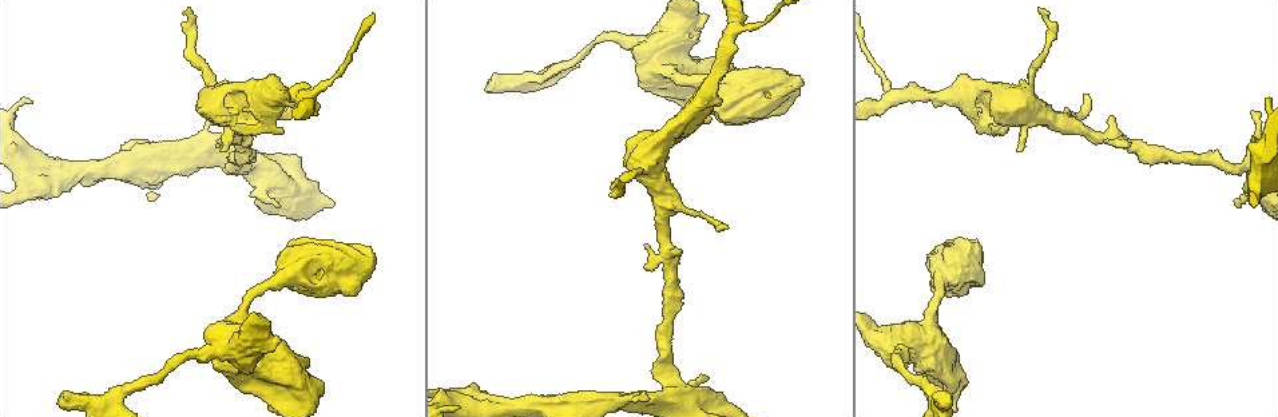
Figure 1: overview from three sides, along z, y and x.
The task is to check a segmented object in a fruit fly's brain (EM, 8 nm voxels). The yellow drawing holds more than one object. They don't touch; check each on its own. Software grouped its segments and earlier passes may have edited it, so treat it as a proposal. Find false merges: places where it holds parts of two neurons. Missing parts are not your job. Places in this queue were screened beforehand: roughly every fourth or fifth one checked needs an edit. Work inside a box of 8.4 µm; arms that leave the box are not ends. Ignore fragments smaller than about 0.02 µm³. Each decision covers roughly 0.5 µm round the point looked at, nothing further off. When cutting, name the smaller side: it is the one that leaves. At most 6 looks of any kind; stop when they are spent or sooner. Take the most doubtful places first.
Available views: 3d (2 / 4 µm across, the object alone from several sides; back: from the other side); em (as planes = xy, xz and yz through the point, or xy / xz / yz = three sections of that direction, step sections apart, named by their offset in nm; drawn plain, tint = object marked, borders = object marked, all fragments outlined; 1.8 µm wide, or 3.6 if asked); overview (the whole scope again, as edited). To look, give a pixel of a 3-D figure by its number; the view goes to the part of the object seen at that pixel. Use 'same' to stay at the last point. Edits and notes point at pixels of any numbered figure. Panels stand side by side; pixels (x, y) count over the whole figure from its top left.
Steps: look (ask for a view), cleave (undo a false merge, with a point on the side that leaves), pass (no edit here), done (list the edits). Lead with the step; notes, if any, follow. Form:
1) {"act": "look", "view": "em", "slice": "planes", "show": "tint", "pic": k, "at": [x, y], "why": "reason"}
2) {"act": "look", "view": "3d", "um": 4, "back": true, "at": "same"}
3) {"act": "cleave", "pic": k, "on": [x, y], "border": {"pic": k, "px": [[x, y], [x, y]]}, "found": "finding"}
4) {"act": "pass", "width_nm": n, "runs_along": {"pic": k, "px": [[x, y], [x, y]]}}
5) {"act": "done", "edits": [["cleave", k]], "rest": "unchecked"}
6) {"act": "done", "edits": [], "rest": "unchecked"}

{"act": "look", "view": "em", "um": 3.6, "slice": "planes", "show": "tint", "pic": 1, "at": [666, 398], "why": "four-way junction"}

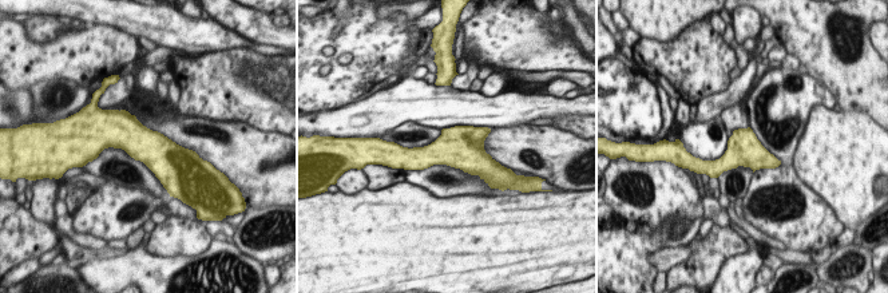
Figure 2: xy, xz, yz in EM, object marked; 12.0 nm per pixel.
{"act": "pass", "found": "one neuron here"}

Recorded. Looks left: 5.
{"act": "look", "view": "3d", "um": 4, "pic": 1, "at": [655, 149], "why": "calibre changes"}

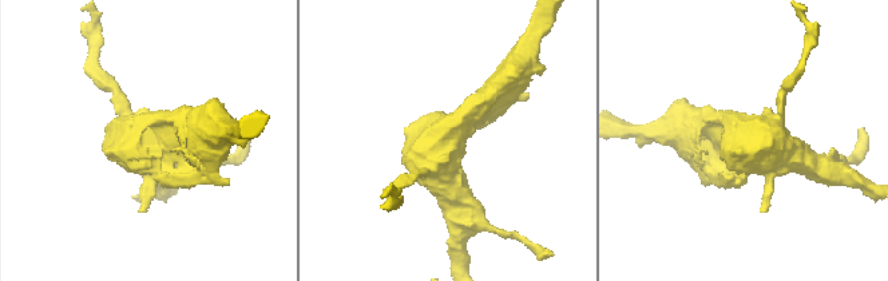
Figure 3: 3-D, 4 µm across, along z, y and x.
{"act": "look", "view": "em", "um": 3.6, "slice": "xz", "step": 8, "show": "tint", "pic": 3, "at": [753, 129], "why": "shape alone is not enough"}

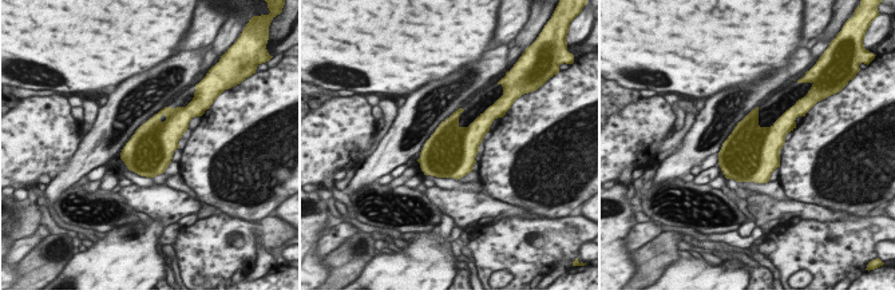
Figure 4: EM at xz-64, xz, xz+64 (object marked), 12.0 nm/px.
{"act": "look", "view": "em", "um": 3.6, "slice": "planes", "show": "tint", "at": "same"}

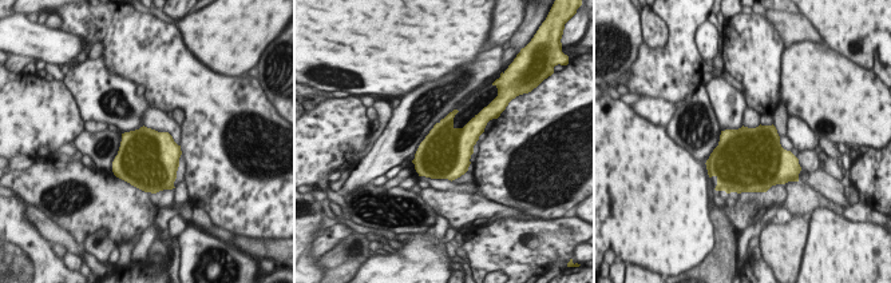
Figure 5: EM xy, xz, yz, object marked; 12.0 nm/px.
{"act": "pass", "found": "all the same neuron"}

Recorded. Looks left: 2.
{"act": "look", "view": "3d", "um": 4, "pic": 1, "at": [276, 282]}

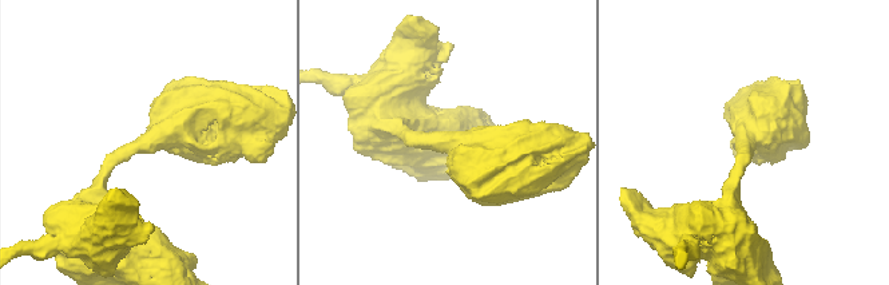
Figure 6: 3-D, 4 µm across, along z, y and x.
{"act": "look", "view": "em", "um": 3.6, "slice": "xy", "step": 8, "show": "tint", "pic": 6, "at": [146, 144]}

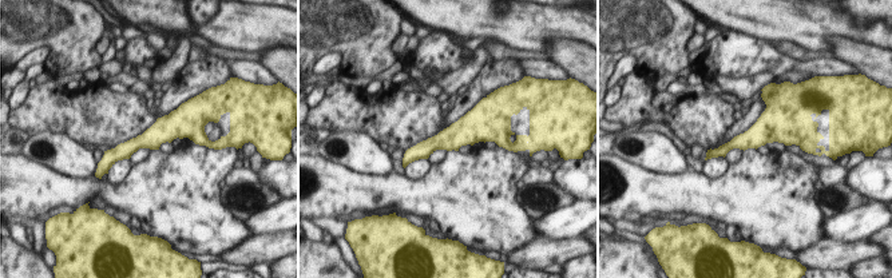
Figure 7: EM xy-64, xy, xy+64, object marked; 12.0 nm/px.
{"act": "pass", "runs_along": {"pic": 7, "px": [[186, 132], [159, 132], [114, 154]]}, "found": "one neuron here"}

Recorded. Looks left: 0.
{"act": "done", "edits": [], "rest": "unchecked"}

